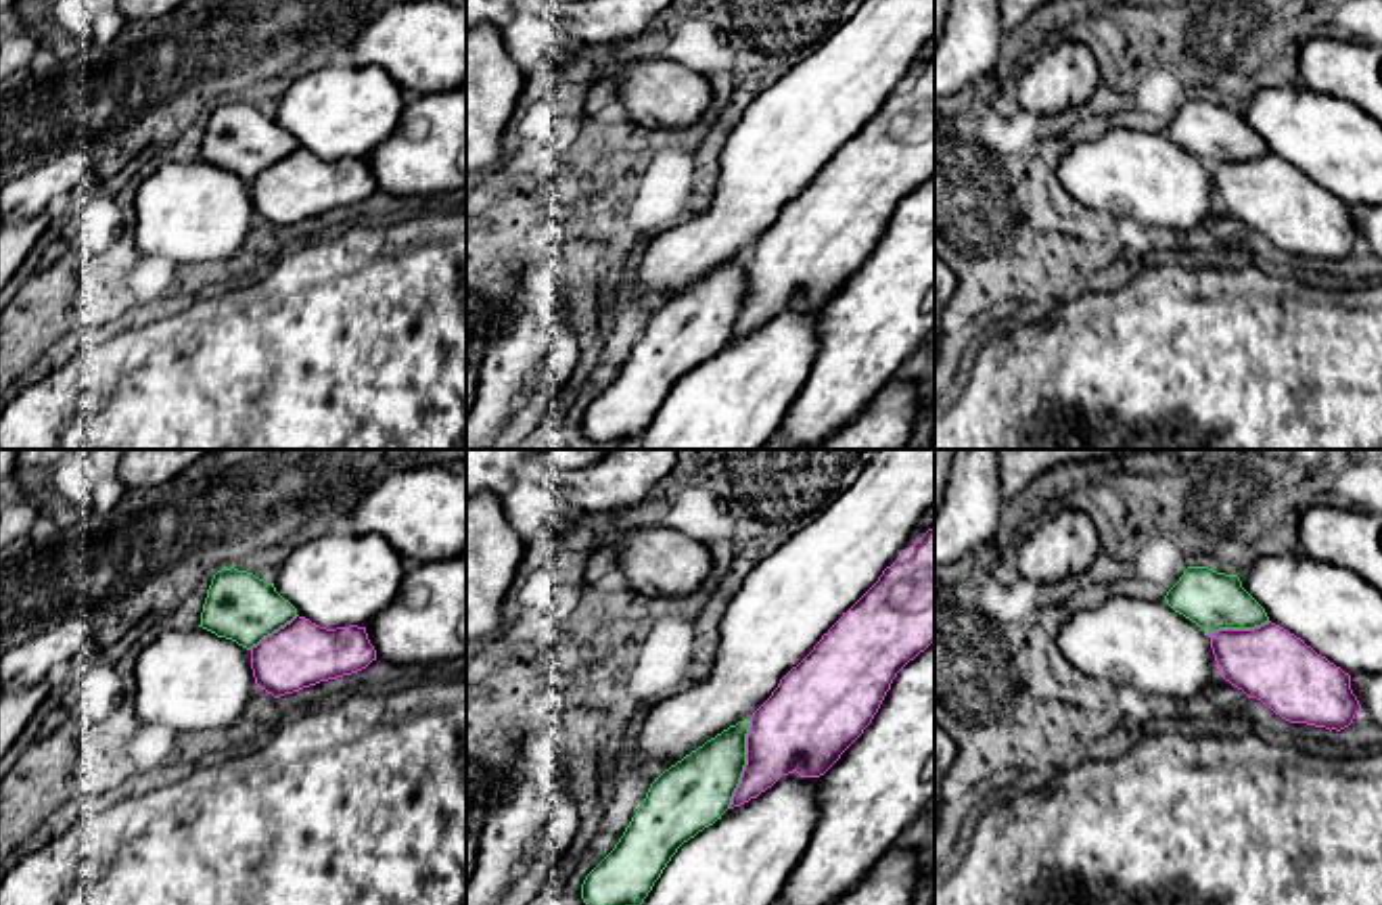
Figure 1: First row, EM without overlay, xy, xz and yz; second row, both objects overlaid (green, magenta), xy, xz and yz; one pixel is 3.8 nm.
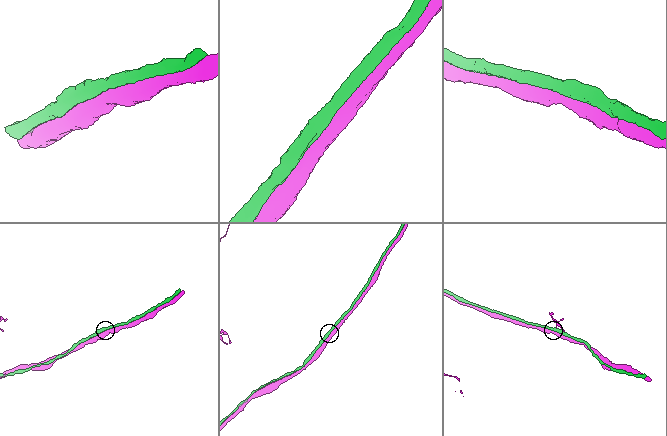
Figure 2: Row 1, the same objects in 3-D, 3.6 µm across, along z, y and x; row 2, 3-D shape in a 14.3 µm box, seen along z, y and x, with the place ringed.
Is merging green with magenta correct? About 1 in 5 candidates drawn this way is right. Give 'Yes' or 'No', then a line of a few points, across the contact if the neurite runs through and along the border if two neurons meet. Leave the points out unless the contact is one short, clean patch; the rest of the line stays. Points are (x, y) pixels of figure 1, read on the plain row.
Yes

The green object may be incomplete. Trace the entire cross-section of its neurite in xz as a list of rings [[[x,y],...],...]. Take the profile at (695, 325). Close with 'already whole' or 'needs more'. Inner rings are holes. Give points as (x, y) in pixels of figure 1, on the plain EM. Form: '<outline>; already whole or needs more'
[[[935,59],[882,102],[751,251],[707,272],[650,316],[615,380],[585,408],[583,435],[596,443],[640,439],[677,380],[728,341],[757,330],[792,303],[824,307],[872,255],[897,205],[932,173]]]; needs more

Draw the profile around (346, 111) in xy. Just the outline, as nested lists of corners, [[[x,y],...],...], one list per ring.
[[[324,65],[286,86],[274,119],[320,159],[364,159],[395,132],[406,98],[378,67]]]

